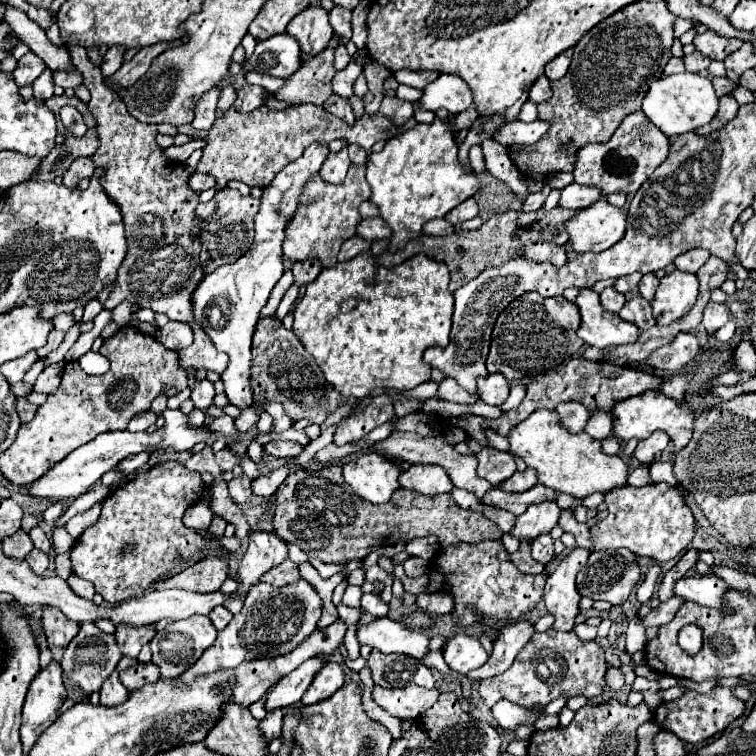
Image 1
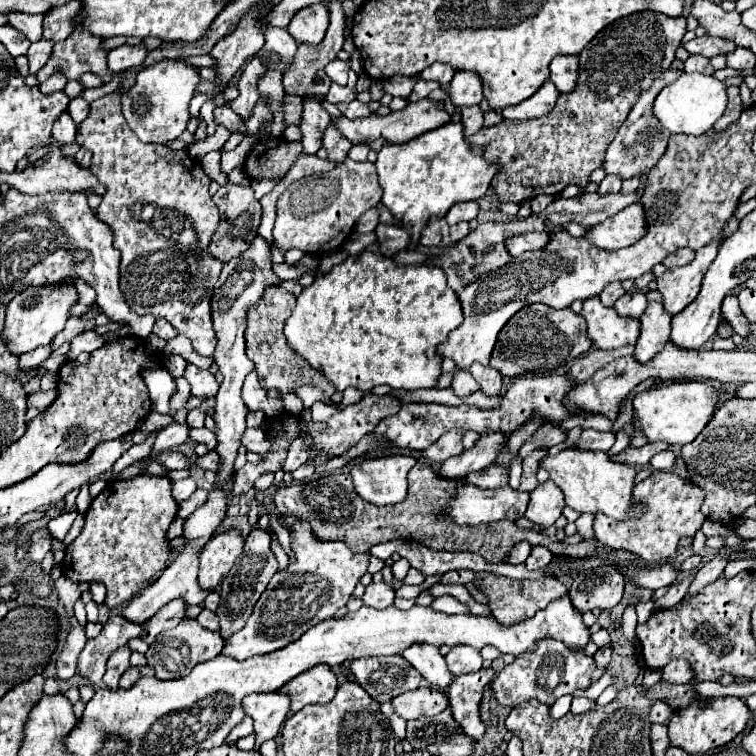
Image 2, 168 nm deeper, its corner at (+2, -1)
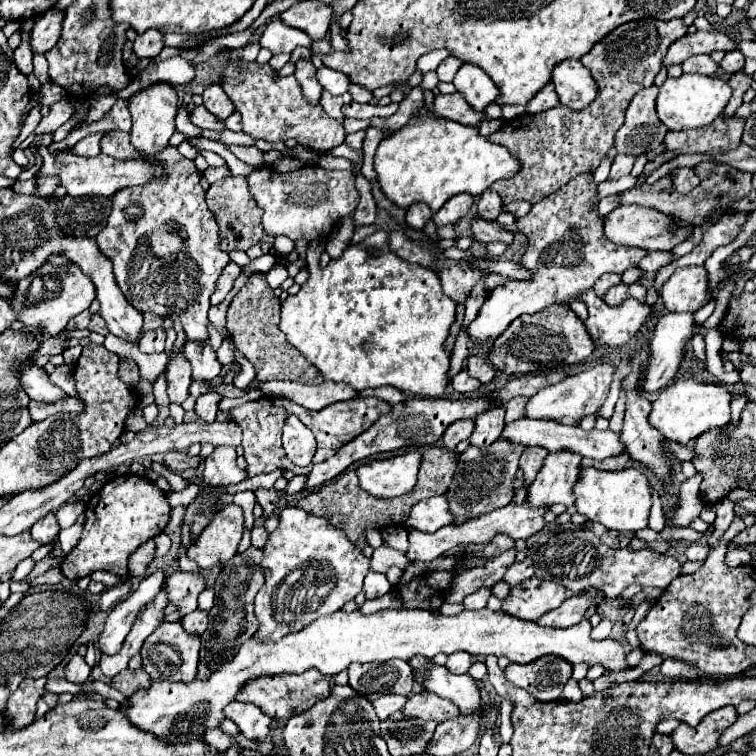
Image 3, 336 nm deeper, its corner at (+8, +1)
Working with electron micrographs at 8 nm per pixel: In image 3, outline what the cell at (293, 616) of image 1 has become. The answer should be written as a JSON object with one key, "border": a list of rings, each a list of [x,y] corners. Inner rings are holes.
{"border":[[[285,507],[279,511],[279,527],[269,535],[263,557],[263,565],[267,567],[265,583],[257,593],[255,615],[259,619],[259,631],[251,639],[275,641],[291,631],[301,631],[307,623],[313,623],[321,615],[331,615],[343,607],[343,603],[351,601],[363,587],[363,577],[369,571],[369,559],[353,547],[347,535],[335,527],[329,527],[325,519],[305,513],[299,507]]]}

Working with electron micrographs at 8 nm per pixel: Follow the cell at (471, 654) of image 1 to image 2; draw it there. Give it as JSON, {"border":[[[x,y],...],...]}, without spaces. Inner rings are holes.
{"border":[[[467,645],[461,647],[453,647],[447,655],[445,661],[449,665],[449,669],[453,671],[453,675],[467,675],[467,673],[475,673],[481,669],[481,653],[479,649],[469,649]]]}

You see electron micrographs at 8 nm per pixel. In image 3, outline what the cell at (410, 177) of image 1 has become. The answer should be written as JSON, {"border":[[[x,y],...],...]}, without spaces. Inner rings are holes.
{"border":[[[421,117],[407,123],[383,139],[375,151],[377,181],[383,193],[403,209],[423,201],[435,213],[453,195],[481,195],[493,181],[509,179],[517,171],[519,161],[505,147],[481,137],[475,127],[435,117]]]}

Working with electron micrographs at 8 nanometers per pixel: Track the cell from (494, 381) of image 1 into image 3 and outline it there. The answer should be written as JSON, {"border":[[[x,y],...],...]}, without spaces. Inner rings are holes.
{"border":[[[471,355],[471,357],[467,359],[467,373],[469,373],[471,377],[479,379],[483,385],[487,385],[487,383],[493,379],[495,369],[493,369],[481,355]]]}

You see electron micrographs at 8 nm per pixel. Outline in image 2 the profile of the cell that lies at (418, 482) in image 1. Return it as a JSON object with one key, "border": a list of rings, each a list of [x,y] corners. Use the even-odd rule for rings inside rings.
{"border":[[[493,431],[489,435],[481,435],[471,449],[465,449],[461,455],[447,459],[441,465],[441,475],[447,479],[467,477],[471,471],[481,471],[495,463],[497,455],[503,451],[505,435],[501,431]]]}

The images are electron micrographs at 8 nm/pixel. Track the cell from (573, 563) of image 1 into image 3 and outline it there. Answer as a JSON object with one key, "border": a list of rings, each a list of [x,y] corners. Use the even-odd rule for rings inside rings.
{"border":[[[359,609],[353,613],[335,611],[333,615],[319,617],[315,623],[303,627],[303,631],[285,635],[283,639],[279,639],[275,643],[259,643],[259,641],[249,639],[247,643],[243,643],[243,647],[231,661],[223,663],[207,679],[193,679],[191,683],[175,683],[175,681],[159,681],[157,683],[155,681],[147,689],[131,695],[129,705],[125,705],[125,709],[121,707],[121,711],[125,711],[125,717],[141,731],[147,731],[161,739],[167,739],[167,735],[175,735],[175,739],[179,739],[179,743],[183,743],[183,739],[203,739],[207,729],[221,727],[221,721],[225,721],[223,707],[235,699],[235,695],[243,689],[243,685],[249,679],[259,679],[263,675],[283,675],[283,673],[299,675],[307,669],[319,669],[325,675],[337,675],[339,671],[347,669],[353,661],[357,661],[357,663],[371,663],[371,661],[383,663],[389,659],[409,661],[413,655],[435,657],[437,653],[449,655],[455,651],[467,651],[471,655],[497,655],[497,657],[505,655],[513,663],[531,663],[543,655],[559,655],[571,663],[581,663],[581,661],[587,661],[591,665],[601,663],[601,665],[605,665],[607,671],[627,669],[625,651],[617,641],[613,641],[609,637],[603,641],[591,641],[589,633],[591,633],[591,623],[587,619],[583,619],[575,627],[561,629],[561,627],[543,627],[535,621],[523,621],[523,619],[511,617],[507,613],[489,611],[489,609],[463,611],[463,613],[451,615],[451,617],[439,615],[439,613],[435,615],[429,609],[381,609],[371,615],[363,615]]]}

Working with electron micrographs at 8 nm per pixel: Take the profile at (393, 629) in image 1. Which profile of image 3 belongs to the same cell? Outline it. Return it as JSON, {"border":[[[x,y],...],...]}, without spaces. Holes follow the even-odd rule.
{"border":[[[423,655],[409,659],[409,665],[413,669],[427,669],[423,673],[423,685],[427,691],[451,699],[463,713],[473,713],[479,709],[479,691],[473,677],[453,675],[445,665],[437,665],[433,659],[423,659]]]}

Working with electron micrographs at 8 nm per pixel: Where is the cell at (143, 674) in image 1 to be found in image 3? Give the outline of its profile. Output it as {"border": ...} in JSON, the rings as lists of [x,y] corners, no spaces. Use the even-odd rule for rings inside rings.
{"border":[[[125,669],[111,679],[111,687],[115,687],[117,691],[121,691],[127,697],[133,695],[139,687],[147,687],[149,683],[151,683],[151,679],[143,669],[135,669],[135,671]]]}

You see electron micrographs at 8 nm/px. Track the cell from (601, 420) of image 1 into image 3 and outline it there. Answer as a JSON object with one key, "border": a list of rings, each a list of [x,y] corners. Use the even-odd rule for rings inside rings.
{"border":[[[527,417],[505,425],[501,437],[509,439],[513,443],[523,443],[525,447],[537,445],[537,447],[545,447],[551,453],[555,453],[555,451],[571,451],[571,453],[577,453],[581,457],[591,457],[591,459],[607,459],[607,457],[613,457],[613,455],[619,455],[619,453],[625,451],[621,441],[619,441],[619,435],[609,431],[609,429],[607,431],[597,431],[597,429],[585,431],[579,425],[567,427],[563,423],[539,421],[539,419],[527,419]]]}

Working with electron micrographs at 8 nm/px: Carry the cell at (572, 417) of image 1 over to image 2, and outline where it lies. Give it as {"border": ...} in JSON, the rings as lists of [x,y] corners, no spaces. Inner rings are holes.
{"border":[[[543,425],[539,427],[519,449],[519,457],[527,457],[535,449],[549,449],[553,445],[563,445],[567,437],[567,431],[563,431],[557,425]]]}

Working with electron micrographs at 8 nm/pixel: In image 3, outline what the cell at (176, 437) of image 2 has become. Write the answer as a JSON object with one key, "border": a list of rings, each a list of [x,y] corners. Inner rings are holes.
{"border":[[[173,349],[173,355],[167,363],[167,395],[171,403],[181,405],[189,397],[189,385],[191,385],[191,365],[183,359],[181,351]]]}

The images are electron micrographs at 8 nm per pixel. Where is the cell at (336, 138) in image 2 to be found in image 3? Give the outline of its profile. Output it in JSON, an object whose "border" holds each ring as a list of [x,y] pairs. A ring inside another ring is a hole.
{"border":[[[231,61],[223,77],[221,85],[243,117],[243,131],[253,139],[283,143],[293,137],[301,145],[317,151],[329,151],[345,141],[343,125],[337,119],[331,119],[321,105],[311,105],[301,97],[295,75],[275,81],[275,71],[269,65],[259,65],[257,61],[247,65],[243,61]]]}

